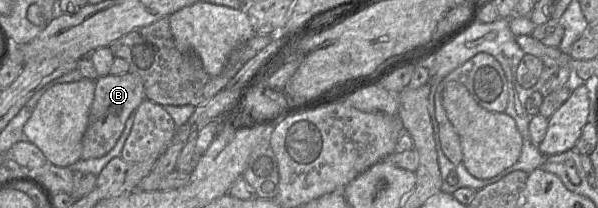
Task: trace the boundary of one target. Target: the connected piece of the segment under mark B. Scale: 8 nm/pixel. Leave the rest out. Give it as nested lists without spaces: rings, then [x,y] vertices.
[[[108,74],[95,82],[95,94],[90,108],[89,123],[82,140],[82,160],[108,154],[120,138],[130,114],[146,99],[142,79],[138,74]]]

